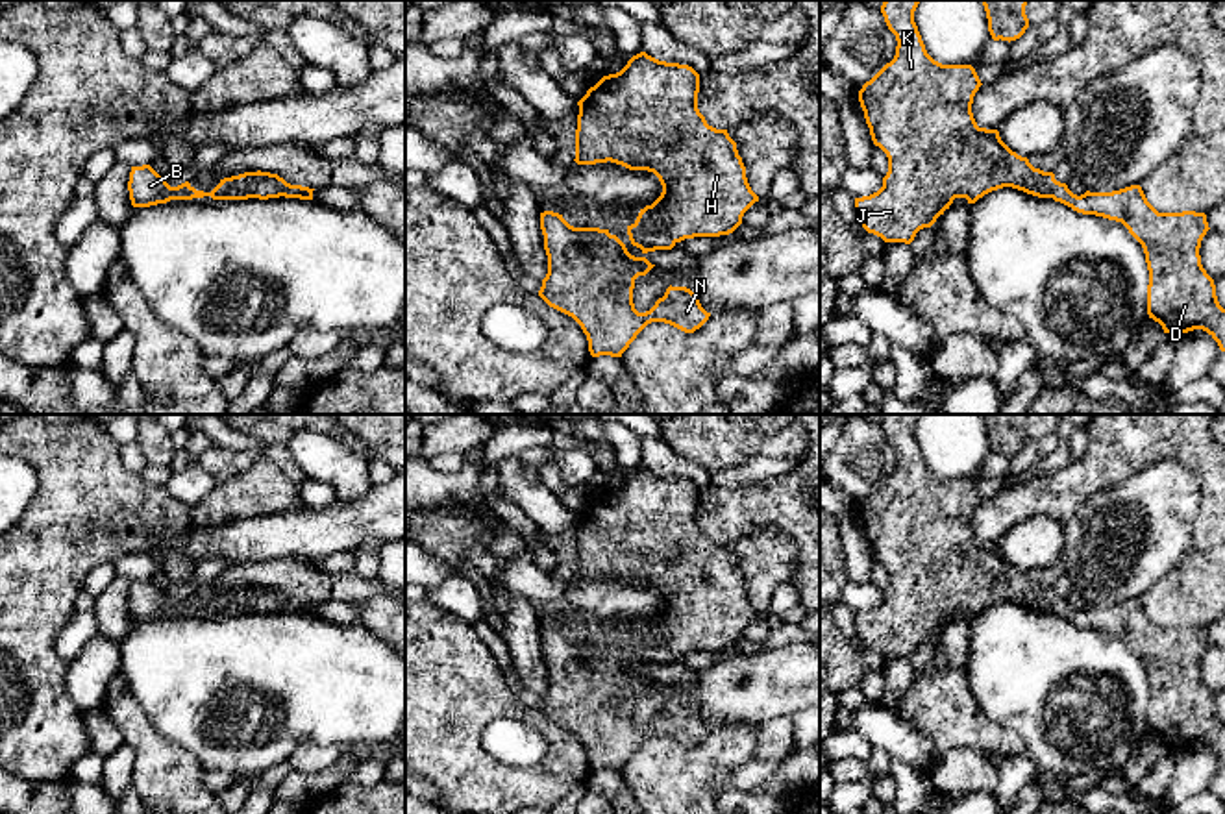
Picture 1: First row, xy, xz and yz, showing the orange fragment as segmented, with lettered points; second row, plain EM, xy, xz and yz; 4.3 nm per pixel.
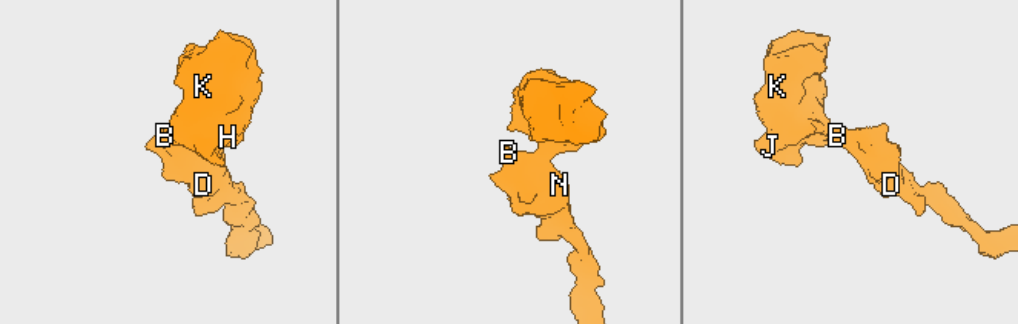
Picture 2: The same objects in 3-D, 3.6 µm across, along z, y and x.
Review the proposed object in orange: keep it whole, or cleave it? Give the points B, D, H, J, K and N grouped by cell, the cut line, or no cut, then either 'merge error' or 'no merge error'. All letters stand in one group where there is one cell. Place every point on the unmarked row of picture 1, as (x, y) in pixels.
groups B D H J K N; cut none; no merge error

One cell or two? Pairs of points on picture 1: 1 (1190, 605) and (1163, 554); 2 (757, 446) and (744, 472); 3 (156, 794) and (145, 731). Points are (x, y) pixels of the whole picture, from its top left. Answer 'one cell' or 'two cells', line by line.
1: two cells
2: two cells
3: one cell

